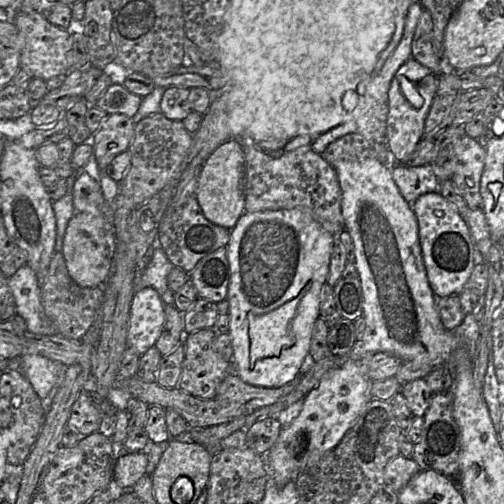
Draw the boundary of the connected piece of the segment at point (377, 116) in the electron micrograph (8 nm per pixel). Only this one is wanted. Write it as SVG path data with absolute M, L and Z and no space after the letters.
M420 2L411 4L408 8L403 36L393 51L387 58L381 70L377 73L372 73L367 79L359 83L355 92L358 94L358 103L351 111L352 120L348 120L334 128L331 128L318 135L299 135L289 140L284 148L284 153L293 151L300 147L309 147L312 151L321 154L327 146L338 138L348 134L360 134L367 139L386 142L386 118L388 114L388 91L391 81L398 69L409 59L412 58L412 41L416 26L421 16L423 7Z

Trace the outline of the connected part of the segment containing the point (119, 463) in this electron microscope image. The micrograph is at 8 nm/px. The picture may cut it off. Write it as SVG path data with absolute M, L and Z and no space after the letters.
M125 452L115 462L113 467L113 483L115 486L122 488L124 492L130 492L132 487L137 481L144 476L146 473L146 467L148 464L147 456L142 452Z

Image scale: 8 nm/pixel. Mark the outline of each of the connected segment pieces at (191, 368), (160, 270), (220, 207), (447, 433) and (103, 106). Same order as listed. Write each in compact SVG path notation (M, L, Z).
M202 329L184 337L185 357L177 387L201 399L214 399L219 384L232 372L232 364L214 350L215 335L212 329Z
M154 244L145 268L141 273L136 271L135 291L151 287L158 292L165 305L174 305L174 292L167 283L167 277L173 267L163 249Z
M228 139L220 144L203 164L195 191L195 197L207 220L228 230L234 228L245 212L243 143L241 140Z
M449 390L433 394L424 415L420 441L414 444L412 459L420 470L434 470L447 477L457 477L460 451L461 432L453 416L453 395Z
M112 84L97 100L95 106L108 115L124 114L129 118L137 113L142 97L129 92L122 84Z

